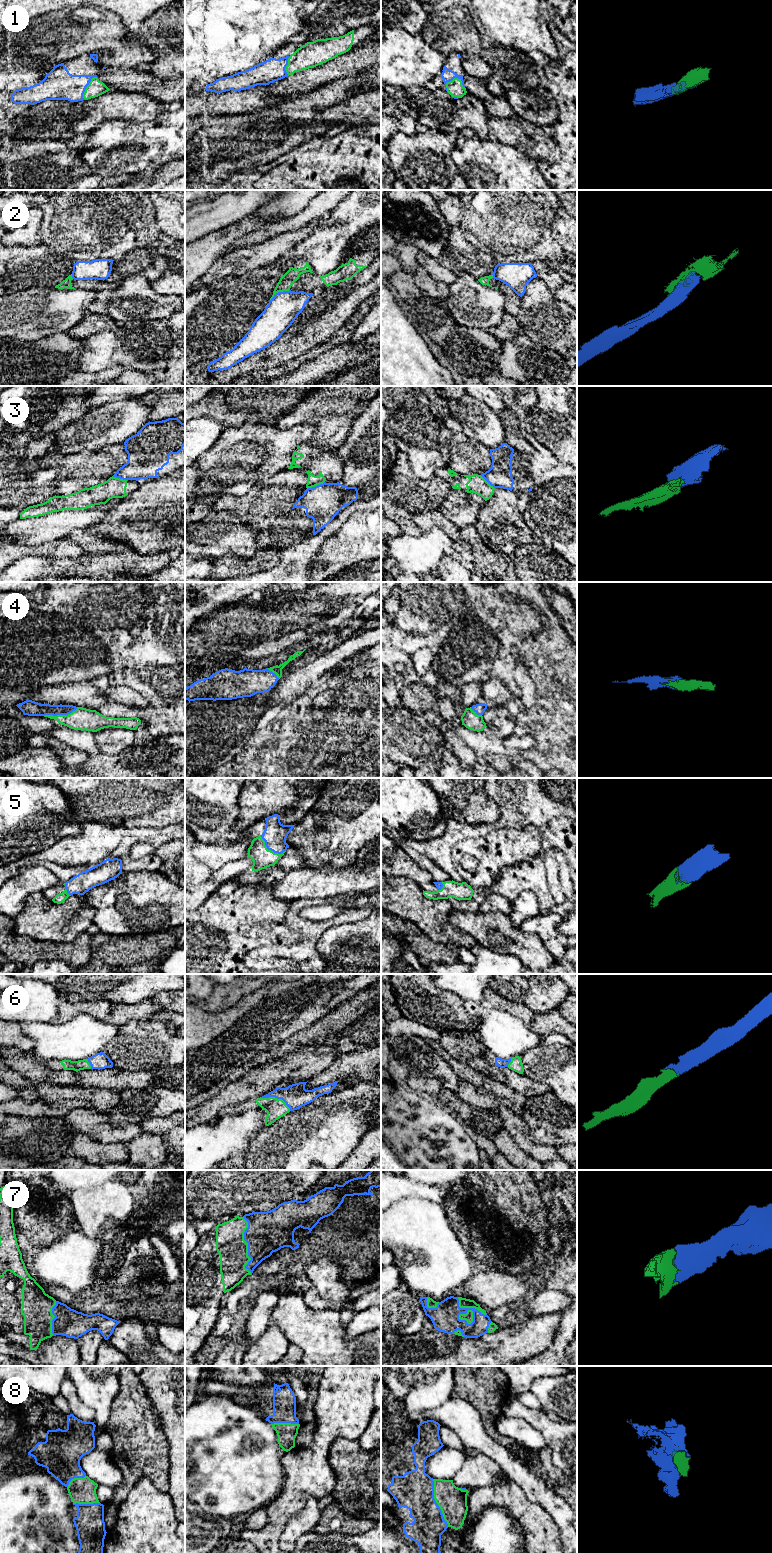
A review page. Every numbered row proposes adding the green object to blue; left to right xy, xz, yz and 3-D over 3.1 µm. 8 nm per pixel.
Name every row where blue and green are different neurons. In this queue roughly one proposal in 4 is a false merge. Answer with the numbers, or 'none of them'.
2, 3

